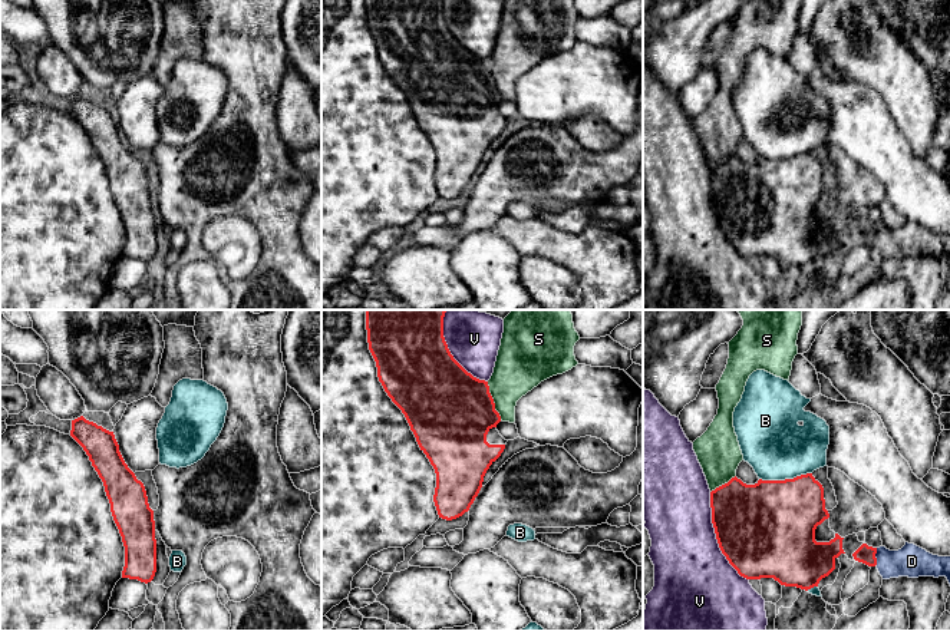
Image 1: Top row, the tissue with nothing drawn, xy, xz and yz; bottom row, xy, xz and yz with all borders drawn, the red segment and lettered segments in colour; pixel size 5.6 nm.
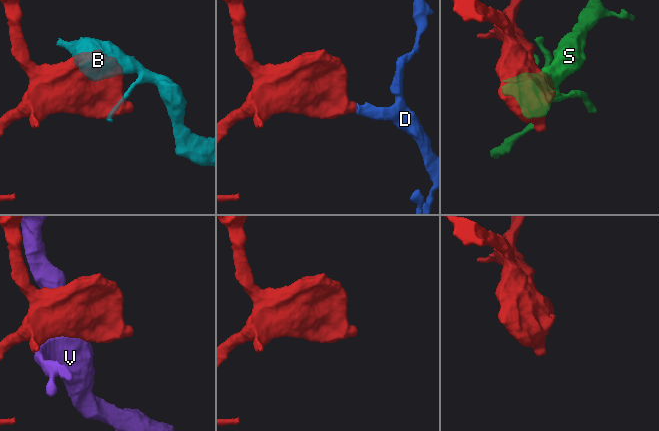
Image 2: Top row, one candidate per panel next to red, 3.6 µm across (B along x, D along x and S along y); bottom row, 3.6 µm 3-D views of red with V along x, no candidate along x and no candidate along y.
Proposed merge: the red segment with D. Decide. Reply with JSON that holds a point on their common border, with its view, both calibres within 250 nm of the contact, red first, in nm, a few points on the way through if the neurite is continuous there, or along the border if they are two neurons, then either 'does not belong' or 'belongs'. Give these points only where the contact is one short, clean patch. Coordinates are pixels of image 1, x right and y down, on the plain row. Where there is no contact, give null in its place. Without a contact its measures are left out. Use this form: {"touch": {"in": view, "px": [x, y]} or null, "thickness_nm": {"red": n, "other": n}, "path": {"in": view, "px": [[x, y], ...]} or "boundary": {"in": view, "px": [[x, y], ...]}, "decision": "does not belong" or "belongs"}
{"touch": {"in": "yz", "px": [874, 235]}, "thickness_nm": {"red": 100, "other": 180}, "path": {"in": "yz", "px": [[864, 233], [874, 235], [911, 240]]}, "decision": "belongs"}

